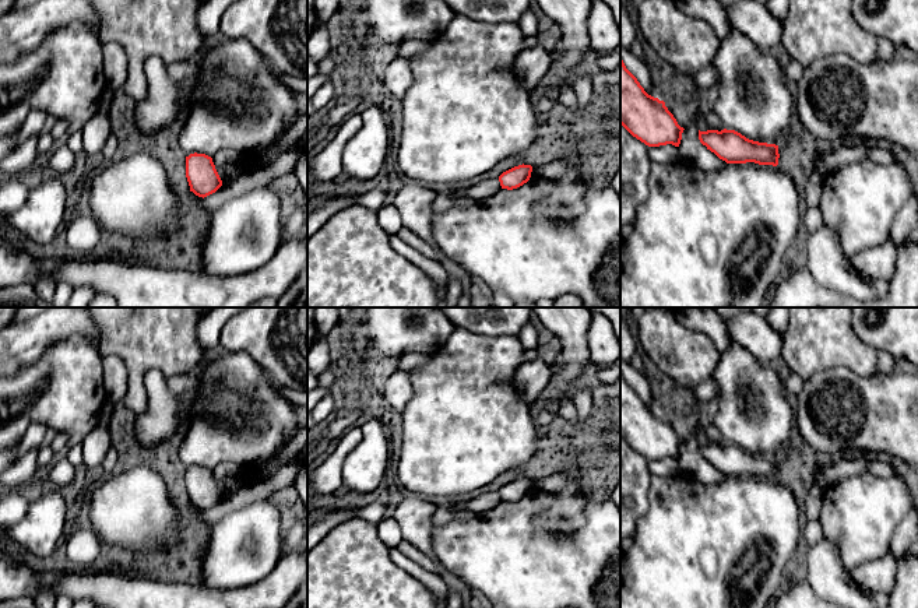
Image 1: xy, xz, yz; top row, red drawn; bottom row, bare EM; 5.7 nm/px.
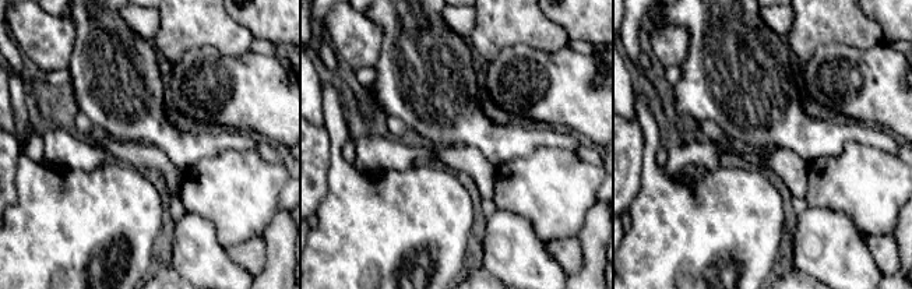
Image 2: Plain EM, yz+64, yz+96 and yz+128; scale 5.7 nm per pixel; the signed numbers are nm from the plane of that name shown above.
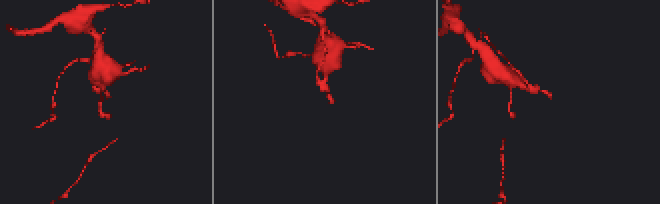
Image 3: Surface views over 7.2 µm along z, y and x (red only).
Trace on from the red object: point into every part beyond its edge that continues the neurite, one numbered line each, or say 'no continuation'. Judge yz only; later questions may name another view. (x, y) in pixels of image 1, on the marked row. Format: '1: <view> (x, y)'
no continuation

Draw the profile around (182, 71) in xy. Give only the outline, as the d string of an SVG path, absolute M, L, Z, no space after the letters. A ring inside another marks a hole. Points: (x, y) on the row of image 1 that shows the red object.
M193 56L184 61L176 61L166 64L166 71L169 77L179 82L187 82L200 68L201 59L200 56Z

